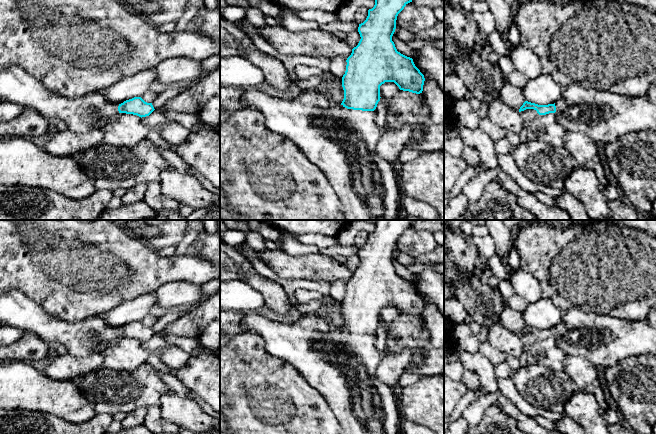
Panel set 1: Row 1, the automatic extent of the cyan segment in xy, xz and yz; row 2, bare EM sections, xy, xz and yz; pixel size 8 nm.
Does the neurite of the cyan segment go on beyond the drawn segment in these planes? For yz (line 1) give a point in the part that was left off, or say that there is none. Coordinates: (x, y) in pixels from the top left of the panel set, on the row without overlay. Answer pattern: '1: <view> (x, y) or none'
1: yz (604, 340)

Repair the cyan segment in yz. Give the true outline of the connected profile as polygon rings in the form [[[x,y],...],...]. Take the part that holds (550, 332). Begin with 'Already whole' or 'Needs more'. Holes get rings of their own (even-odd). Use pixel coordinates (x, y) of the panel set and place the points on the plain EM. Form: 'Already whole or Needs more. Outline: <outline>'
Needs more. Outline: [[[577,307],[563,313],[561,322],[556,327],[538,329],[525,325],[519,336],[526,333],[534,333],[539,339],[555,337],[566,355],[579,355],[600,369],[630,357],[656,354],[656,328],[652,328],[645,319],[628,321],[610,315],[584,312]]]

